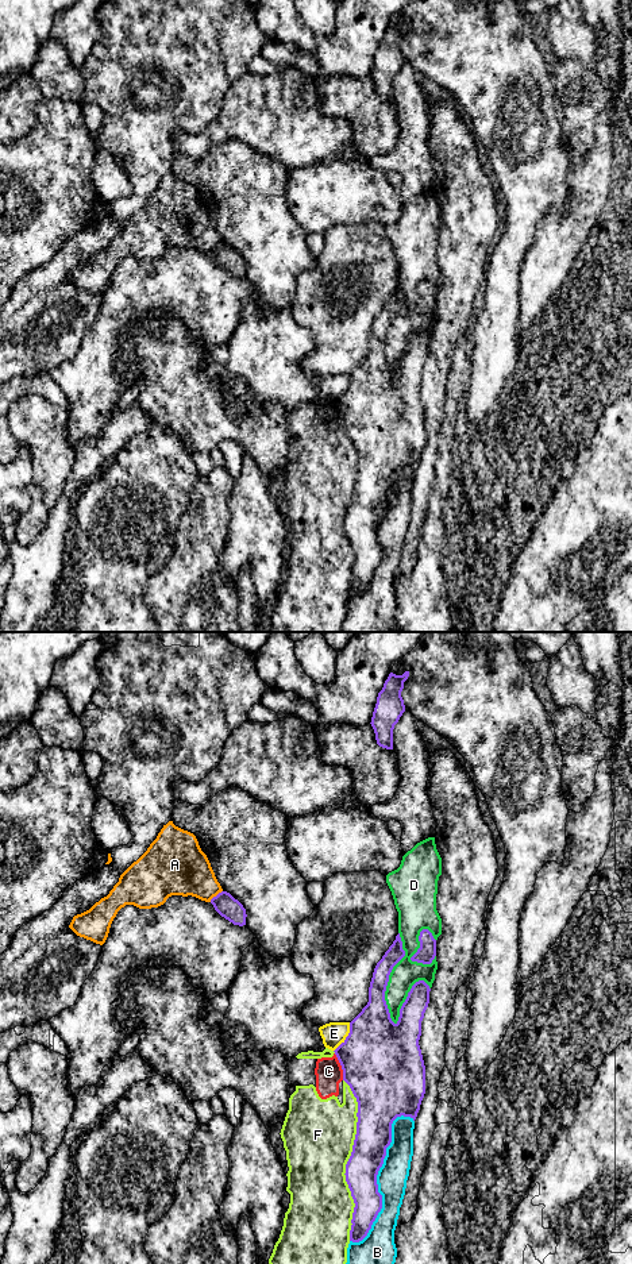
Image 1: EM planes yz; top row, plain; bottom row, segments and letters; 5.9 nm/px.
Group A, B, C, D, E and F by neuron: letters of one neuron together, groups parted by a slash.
A / B / C F / D / E

